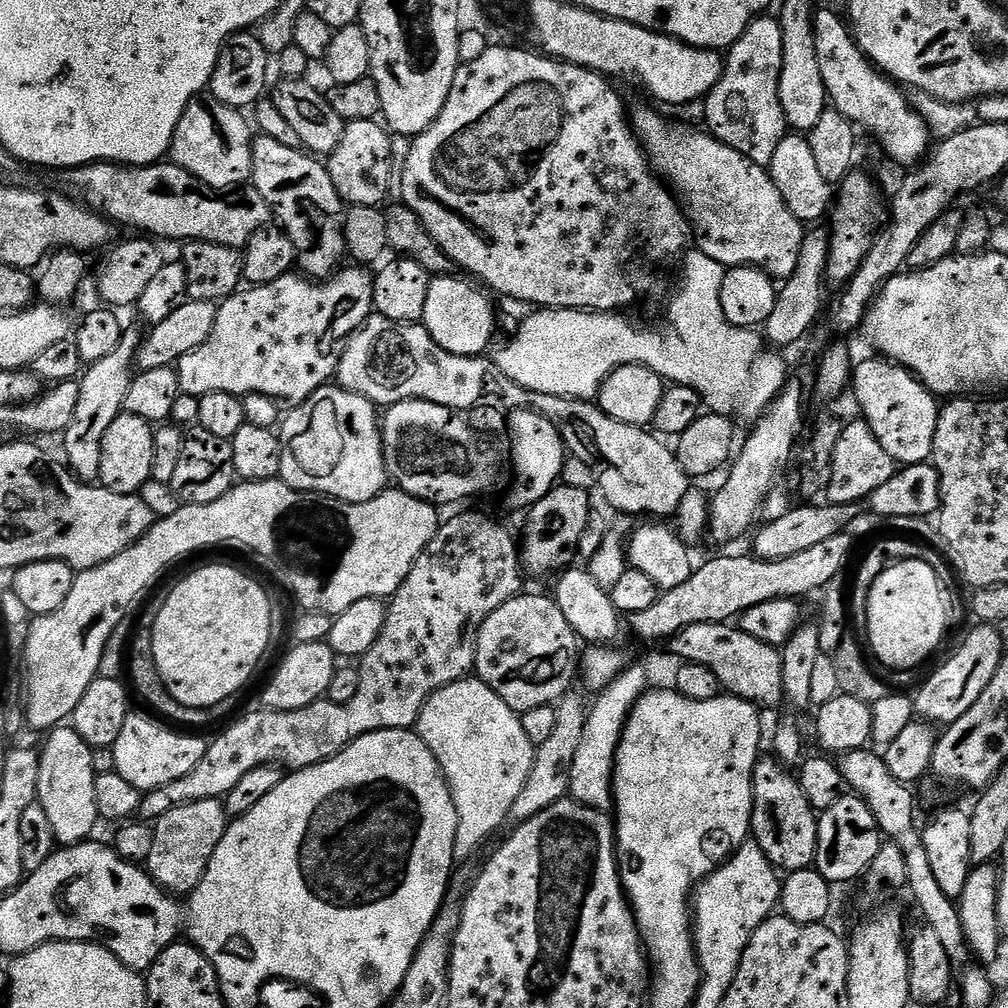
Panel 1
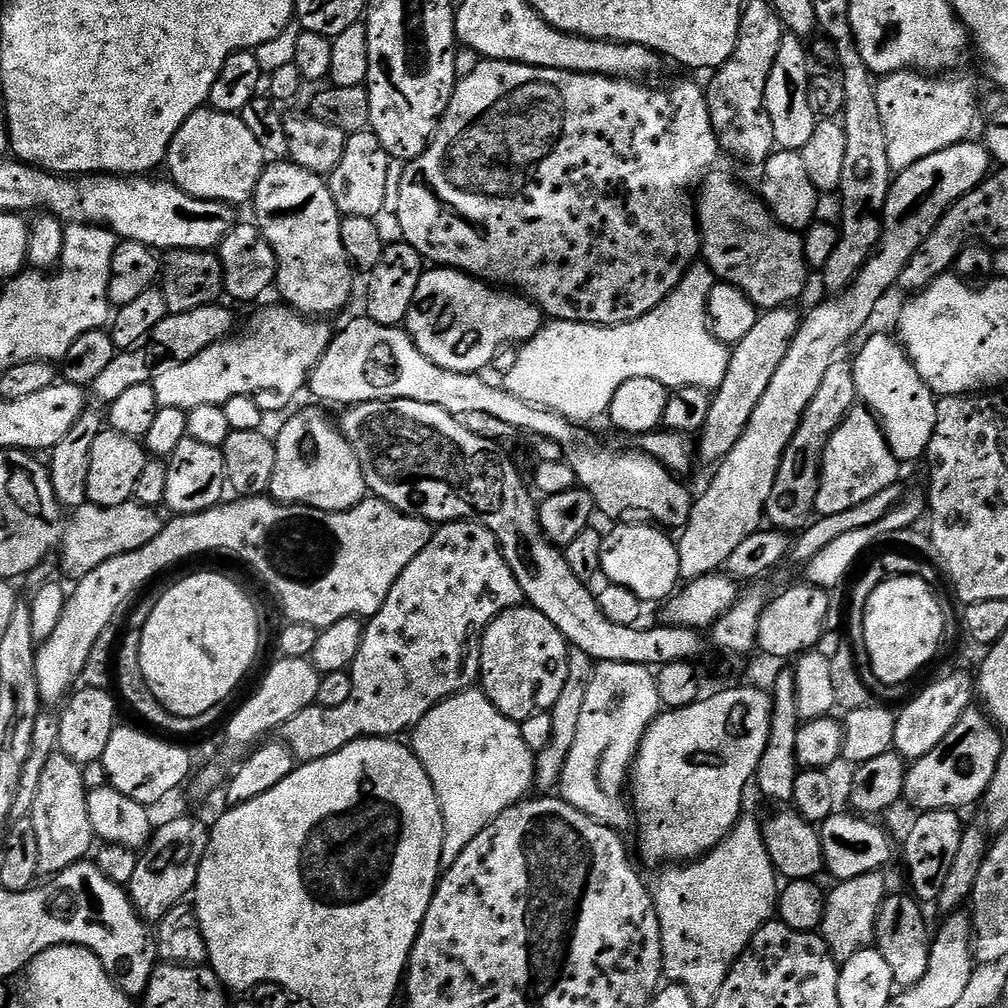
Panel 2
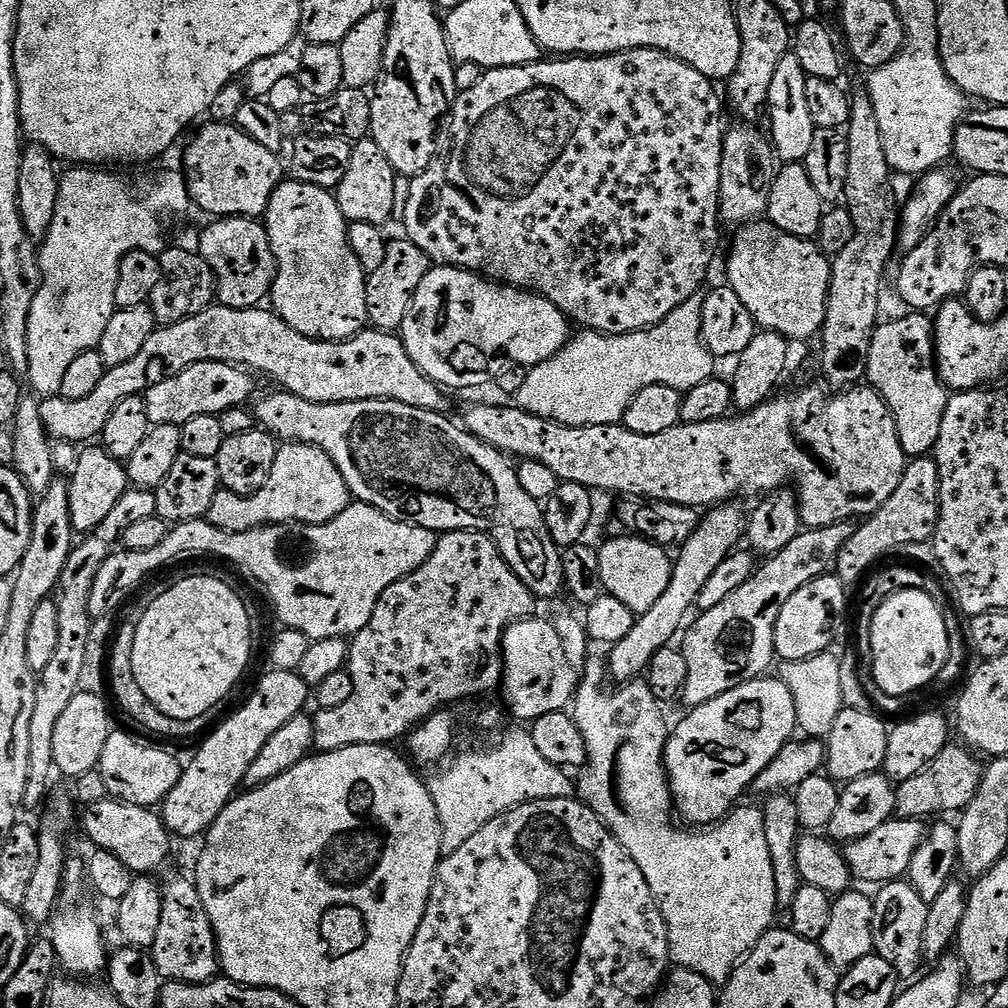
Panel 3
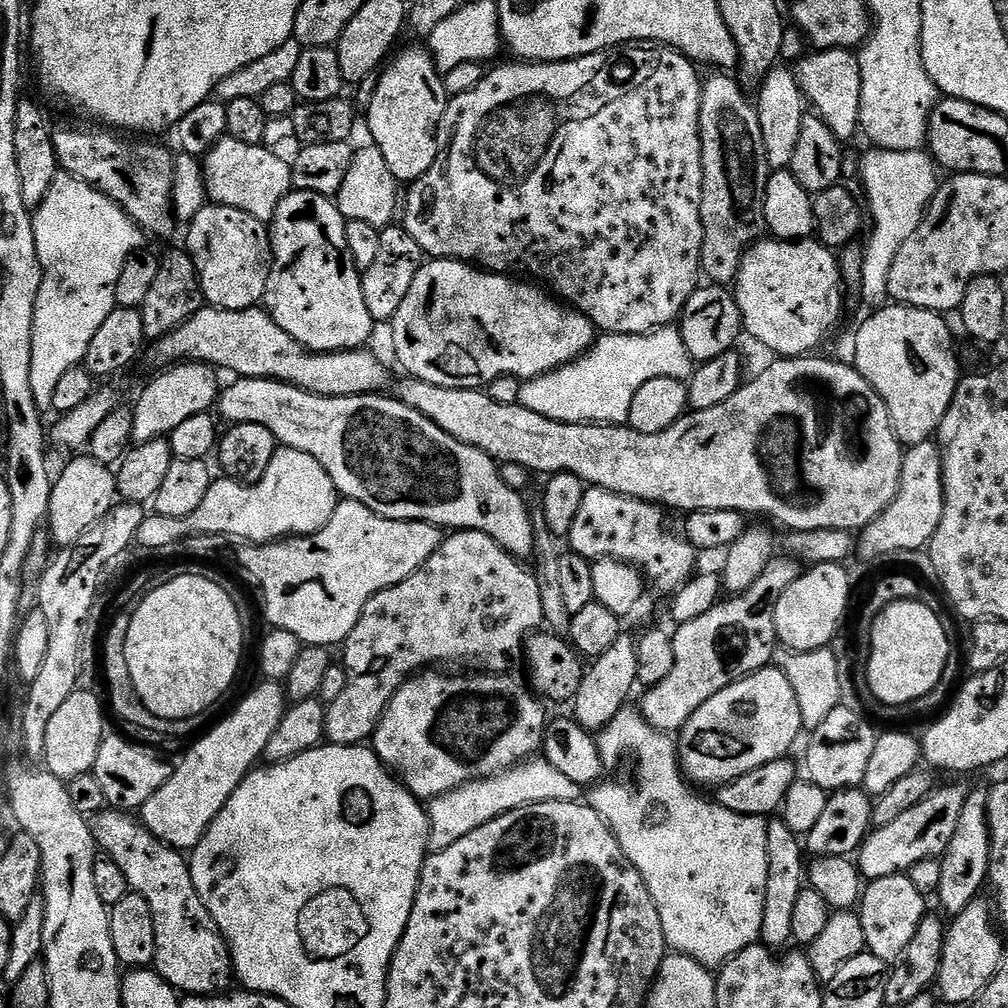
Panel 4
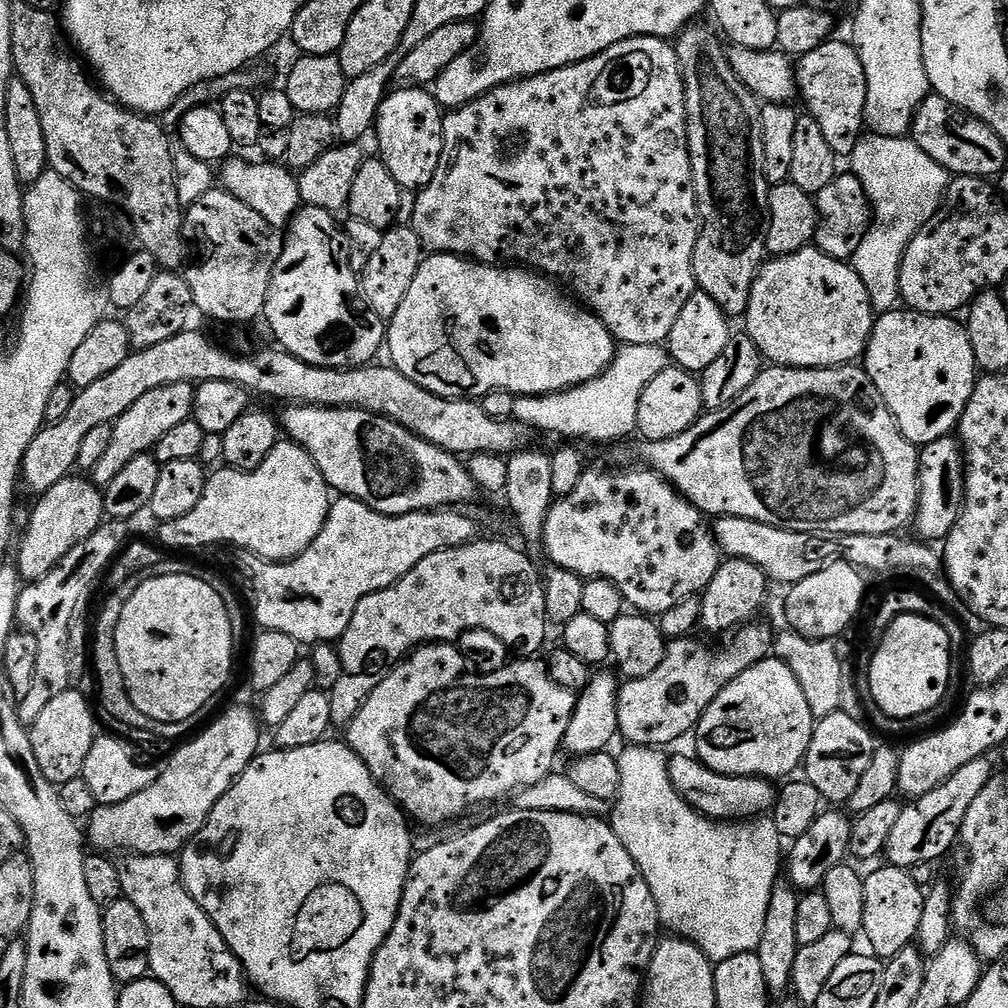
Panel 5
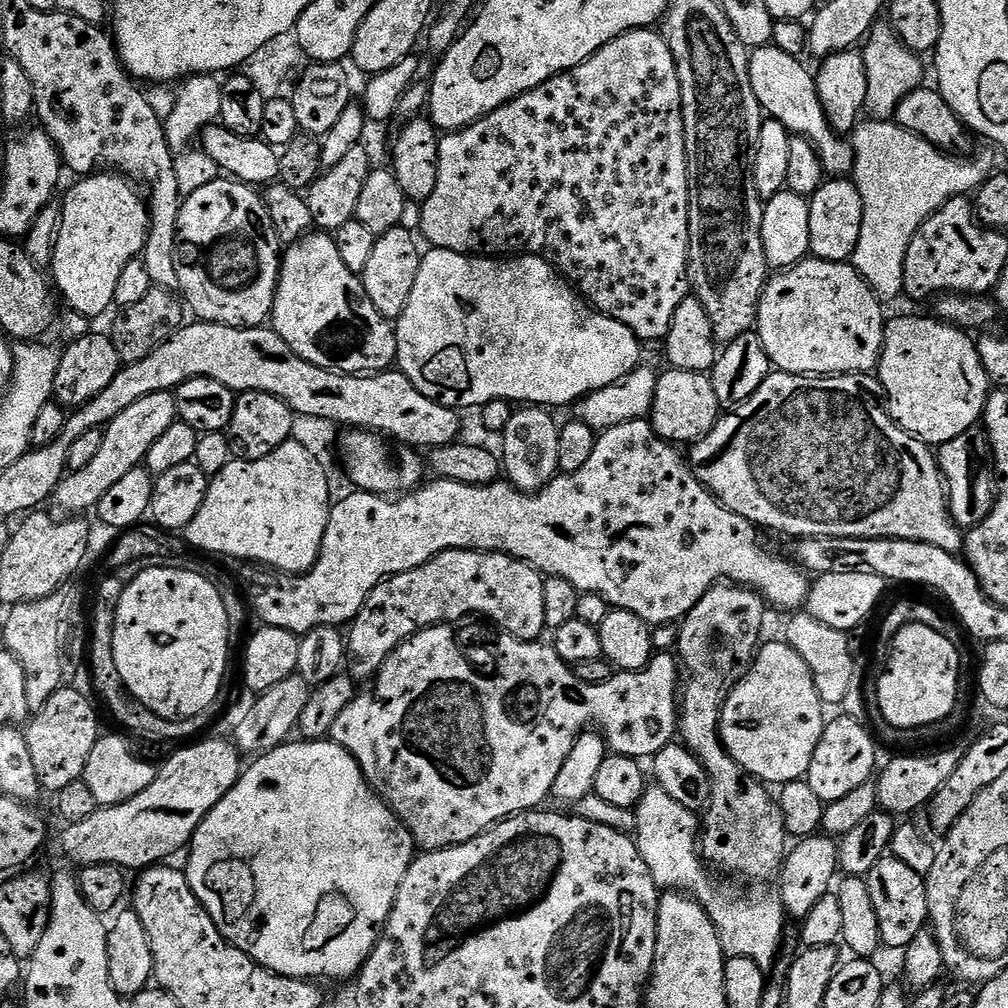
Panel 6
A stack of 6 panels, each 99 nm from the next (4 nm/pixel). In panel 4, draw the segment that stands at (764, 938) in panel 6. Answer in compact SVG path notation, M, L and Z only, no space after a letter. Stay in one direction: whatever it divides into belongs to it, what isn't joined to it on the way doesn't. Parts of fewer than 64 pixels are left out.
M625 706L602 730L596 741L602 756L616 756L620 763L628 763L628 772L624 768L617 772L609 771L602 783L589 791L591 794L589 797L587 795L586 802L606 821L616 841L622 846L624 857L636 867L642 882L646 882L646 890L650 890L650 898L654 898L654 906L658 906L662 934L669 949L681 956L689 956L703 968L723 968L729 960L757 943L760 938L770 870L770 829L764 825L767 824L765 817L738 814L734 810L726 810L711 799L708 801L695 796L687 788L689 785L682 775L673 739L646 723L639 709Z

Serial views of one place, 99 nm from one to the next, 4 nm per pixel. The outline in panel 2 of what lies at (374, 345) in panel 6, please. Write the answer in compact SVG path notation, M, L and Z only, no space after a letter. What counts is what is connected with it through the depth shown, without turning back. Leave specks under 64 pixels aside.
M291 162L269 163L256 187L255 223L268 245L276 251L275 287L280 287L280 296L285 305L309 318L332 318L348 304L352 296L353 263L349 260L343 245L342 214L328 188L327 179L321 173L311 172Z

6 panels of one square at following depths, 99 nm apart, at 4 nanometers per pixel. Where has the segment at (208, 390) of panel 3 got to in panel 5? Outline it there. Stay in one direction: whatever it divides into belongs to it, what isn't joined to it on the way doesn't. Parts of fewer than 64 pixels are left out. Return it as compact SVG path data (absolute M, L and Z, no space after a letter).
M191 384L160 386L158 390L150 390L150 394L142 394L142 398L138 398L138 402L134 402L134 406L130 406L130 410L126 410L126 414L122 414L122 418L118 418L116 423L111 425L112 442L102 460L90 472L91 479L97 485L108 485L114 478L118 478L118 474L135 456L151 453L156 444L166 438L170 430L174 430L174 426L189 420L195 407L196 394Z

